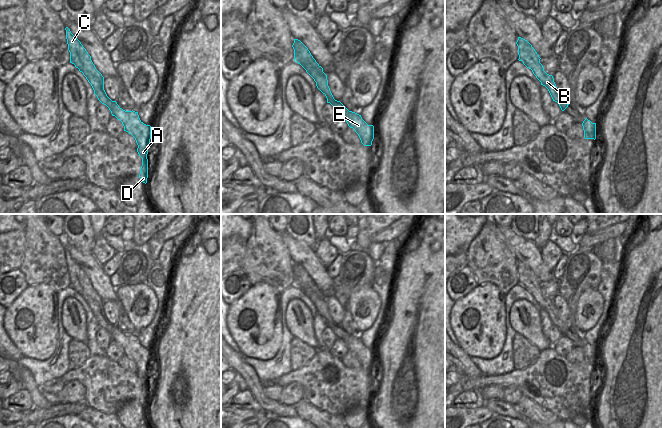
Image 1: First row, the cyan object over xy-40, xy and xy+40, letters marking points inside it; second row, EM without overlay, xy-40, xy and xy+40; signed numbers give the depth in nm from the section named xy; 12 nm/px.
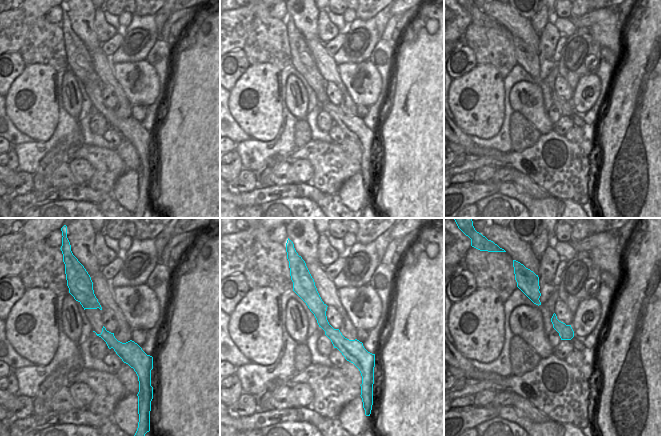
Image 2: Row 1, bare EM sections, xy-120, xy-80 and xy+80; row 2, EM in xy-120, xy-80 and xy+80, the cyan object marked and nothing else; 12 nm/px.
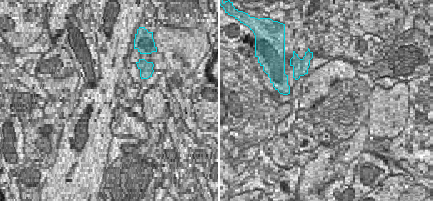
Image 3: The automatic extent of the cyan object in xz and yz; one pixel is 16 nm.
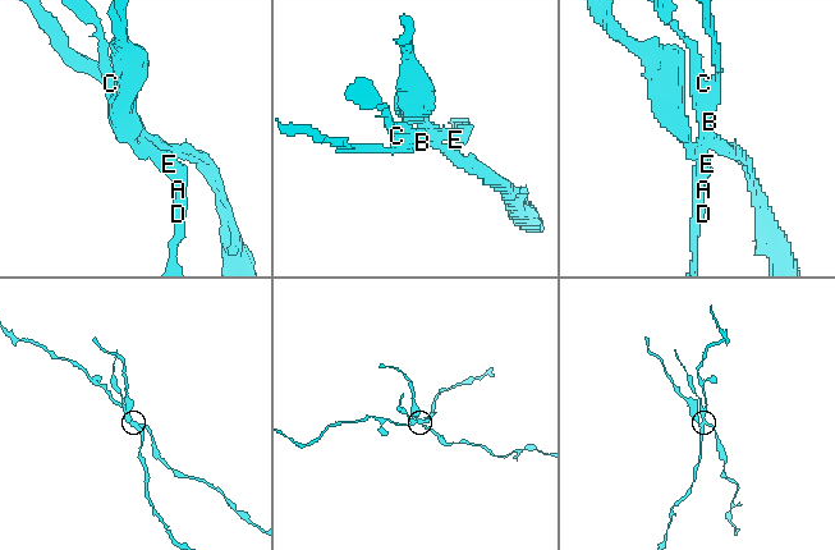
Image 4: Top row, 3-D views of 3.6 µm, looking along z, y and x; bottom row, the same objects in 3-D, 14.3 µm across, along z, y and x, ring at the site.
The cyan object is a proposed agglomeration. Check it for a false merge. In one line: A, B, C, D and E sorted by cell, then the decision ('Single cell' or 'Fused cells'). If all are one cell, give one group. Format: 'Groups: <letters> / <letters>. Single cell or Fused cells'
Groups: A C D E / B. Fused cells.

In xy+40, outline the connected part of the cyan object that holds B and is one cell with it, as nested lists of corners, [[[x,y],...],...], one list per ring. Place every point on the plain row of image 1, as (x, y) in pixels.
[[[518,261],[516,268],[518,270],[519,285],[522,285],[527,292],[532,294],[533,298],[541,306],[541,309],[548,313],[553,325],[557,326],[561,334],[564,335],[569,328],[559,318],[553,300],[544,295],[543,289],[540,287],[541,282],[535,273],[527,264],[521,261]]]

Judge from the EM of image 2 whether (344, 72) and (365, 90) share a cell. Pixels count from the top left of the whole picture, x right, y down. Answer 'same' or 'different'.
same

